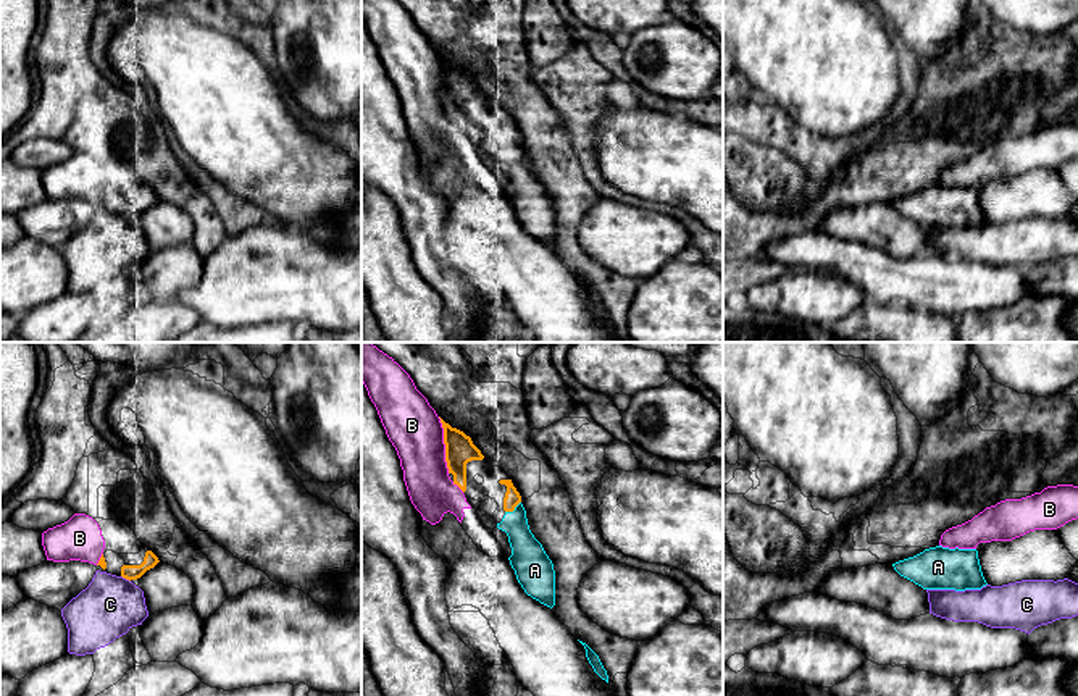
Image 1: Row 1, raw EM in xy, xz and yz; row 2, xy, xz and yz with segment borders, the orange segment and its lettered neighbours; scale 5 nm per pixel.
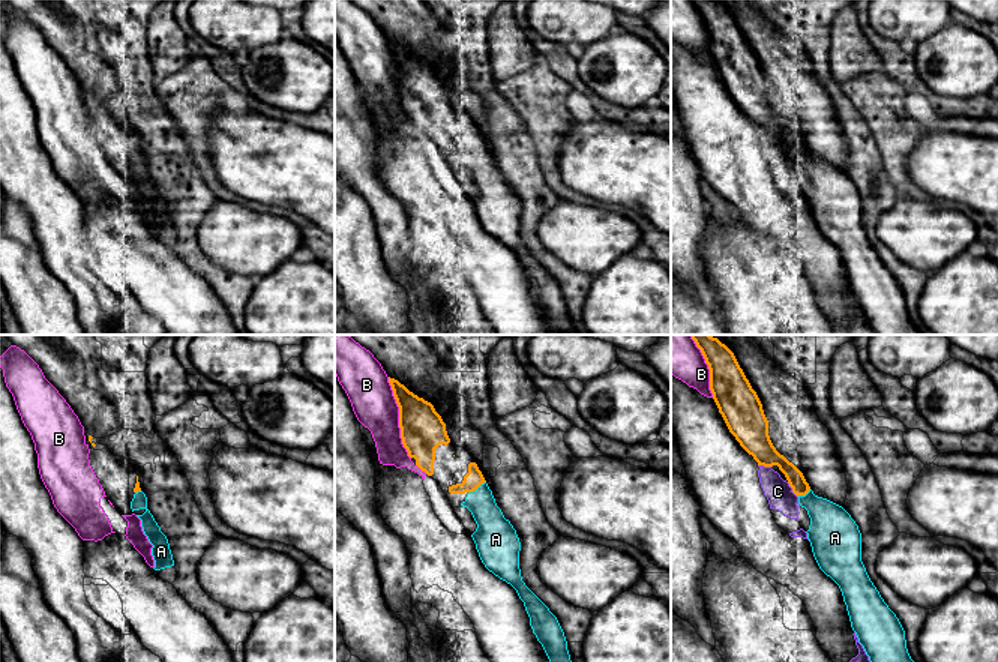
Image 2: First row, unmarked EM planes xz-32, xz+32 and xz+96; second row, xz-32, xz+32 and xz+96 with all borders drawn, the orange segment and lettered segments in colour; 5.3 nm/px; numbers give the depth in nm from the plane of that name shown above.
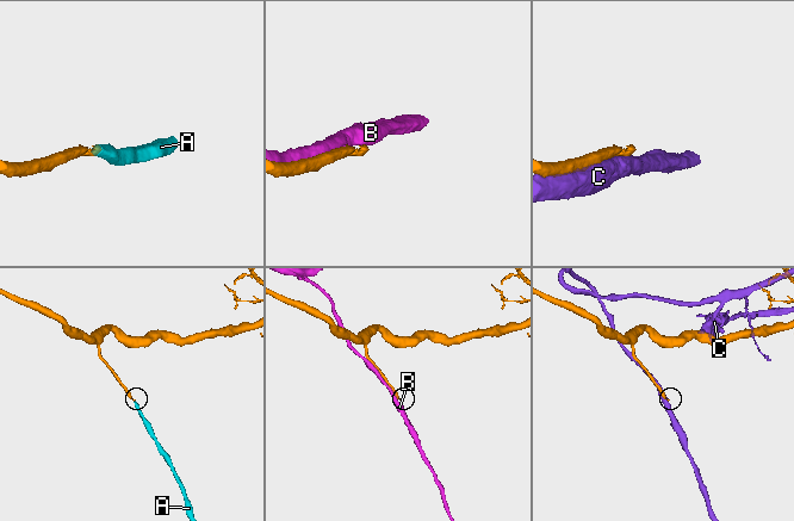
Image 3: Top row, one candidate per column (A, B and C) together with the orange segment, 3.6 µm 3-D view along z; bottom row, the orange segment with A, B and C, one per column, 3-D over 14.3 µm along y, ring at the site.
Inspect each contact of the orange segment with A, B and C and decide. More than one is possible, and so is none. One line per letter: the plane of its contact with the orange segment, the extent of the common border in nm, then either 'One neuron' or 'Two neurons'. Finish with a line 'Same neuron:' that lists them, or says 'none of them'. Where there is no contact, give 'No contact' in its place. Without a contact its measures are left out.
A: Touches orange in xz. Shared border 100 nm. One neuron
B: Touches orange in xz. Shared border 280 nm. Two neurons
C: Touches orange in xy. Shared border 60 nm. Two neurons
Same neuron: A

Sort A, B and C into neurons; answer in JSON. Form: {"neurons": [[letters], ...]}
{"neurons": [["A"], ["B"], ["C"]]}

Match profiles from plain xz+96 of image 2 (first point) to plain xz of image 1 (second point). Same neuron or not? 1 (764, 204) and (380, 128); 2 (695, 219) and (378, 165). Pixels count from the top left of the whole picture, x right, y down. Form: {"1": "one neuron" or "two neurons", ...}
{"1": "two neurons", "2": "two neurons"}

